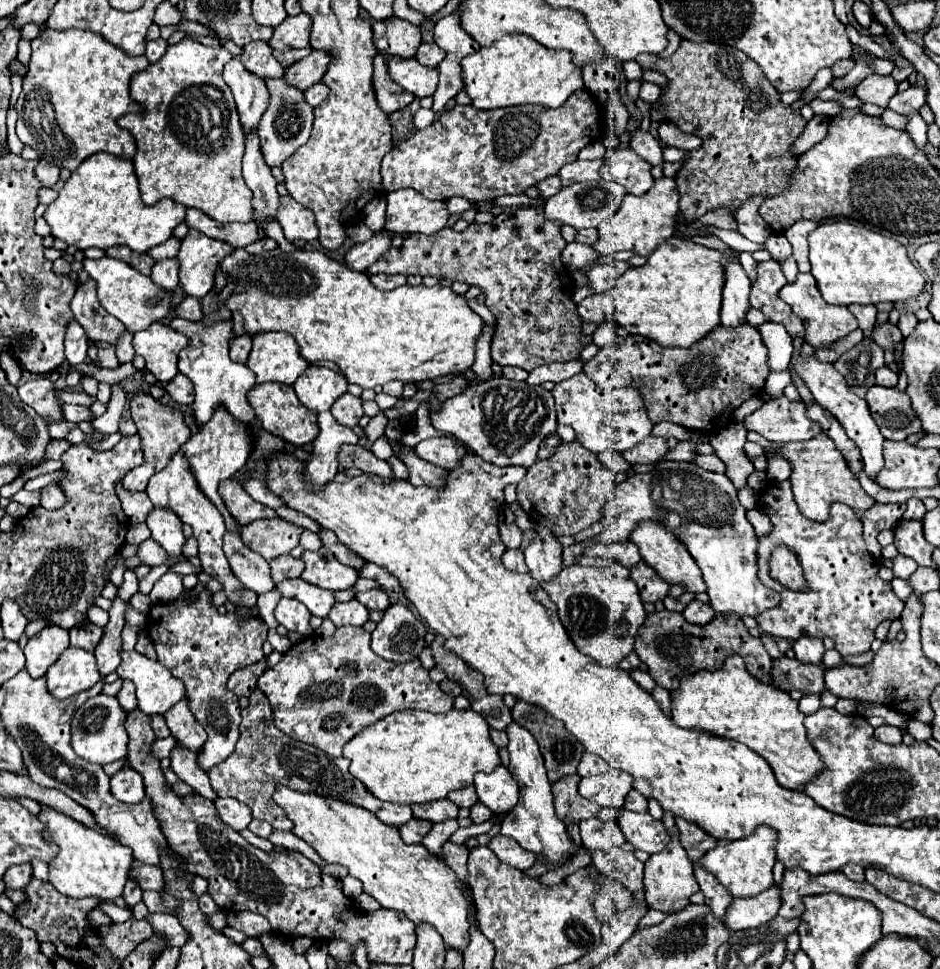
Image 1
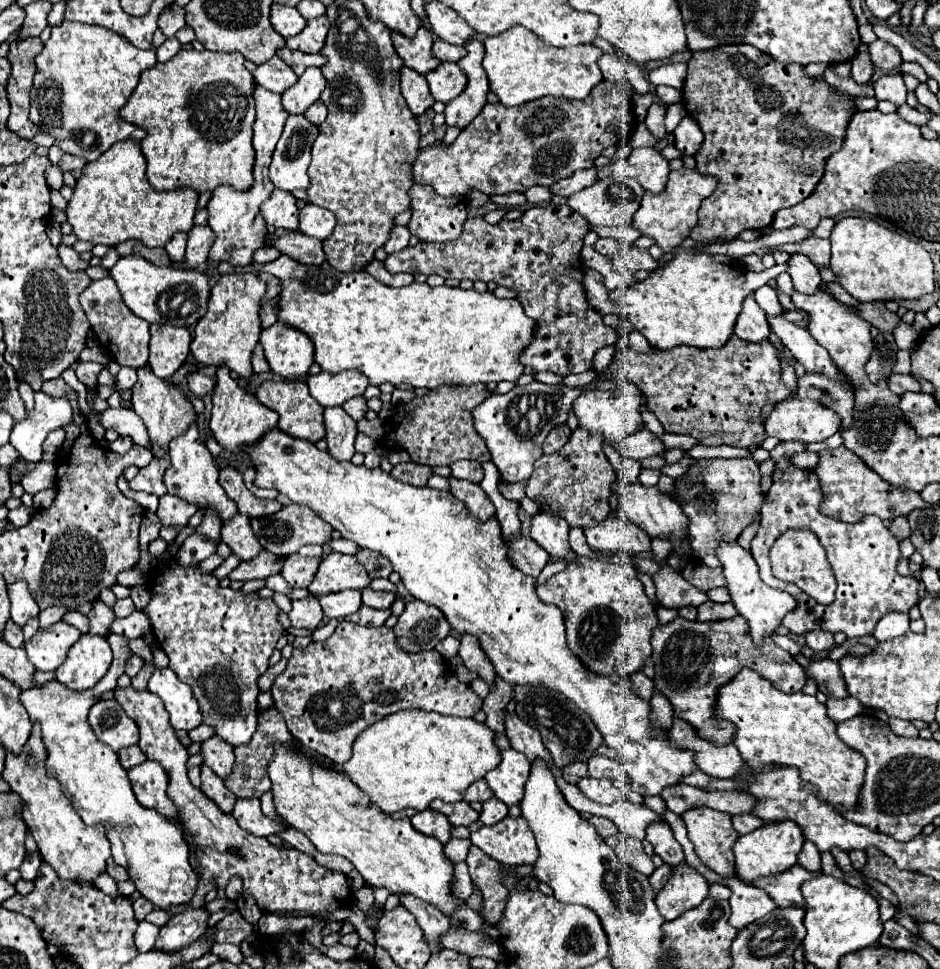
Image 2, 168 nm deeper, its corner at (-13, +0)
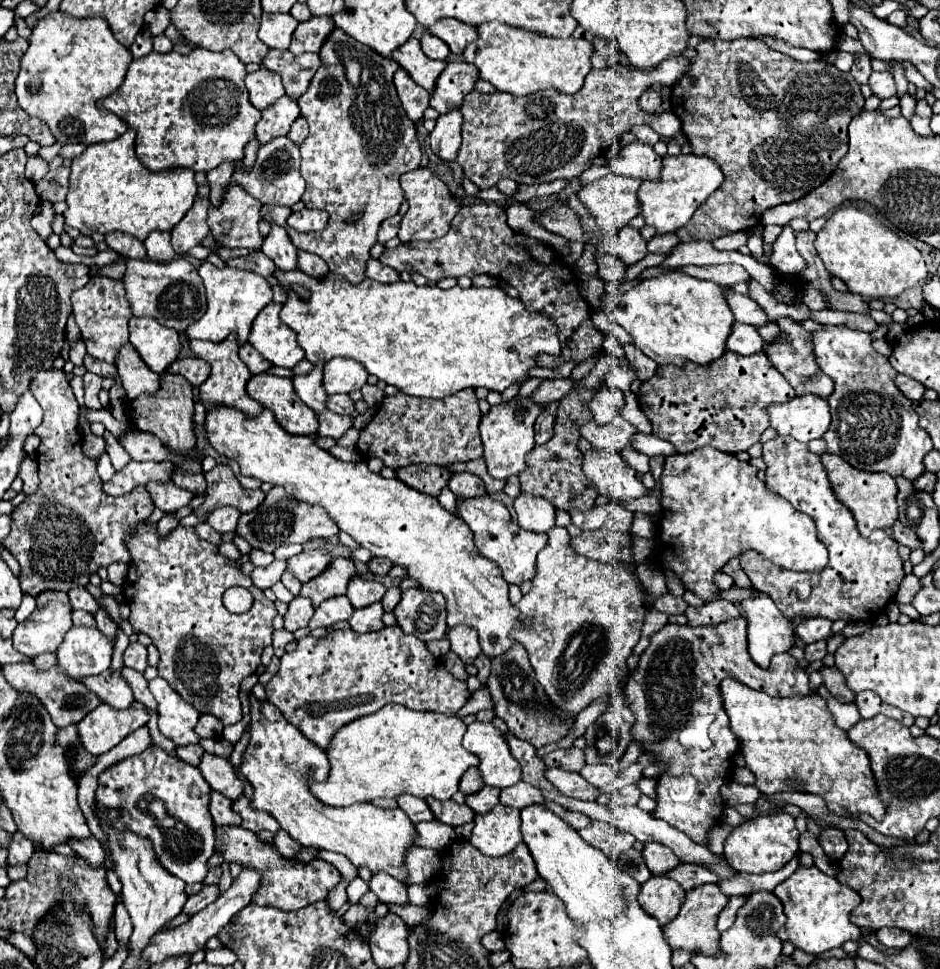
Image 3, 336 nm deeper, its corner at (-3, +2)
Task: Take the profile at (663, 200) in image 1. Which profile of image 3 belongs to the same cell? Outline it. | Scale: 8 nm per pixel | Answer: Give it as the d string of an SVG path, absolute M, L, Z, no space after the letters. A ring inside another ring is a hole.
M678 155L678 157L664 157L662 173L658 181L644 181L638 189L638 203L642 209L642 217L646 225L656 229L656 235L666 235L674 233L680 227L684 227L696 207L708 199L710 193L714 193L720 183L724 181L724 175L720 167L708 159L708 157L698 157L698 155Z

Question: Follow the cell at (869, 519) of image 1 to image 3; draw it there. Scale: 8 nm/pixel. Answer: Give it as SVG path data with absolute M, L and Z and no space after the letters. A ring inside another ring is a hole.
M896 521L892 525L892 537L900 543L900 545L906 545L910 549L918 549L920 547L920 541L916 537L916 533L910 529L910 527L904 527L900 521Z

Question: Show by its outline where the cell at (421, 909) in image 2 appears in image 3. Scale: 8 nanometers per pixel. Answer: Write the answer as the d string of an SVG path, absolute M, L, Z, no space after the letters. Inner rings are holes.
M374 873L370 881L370 891L374 891L382 903L408 905L406 887L388 873Z

